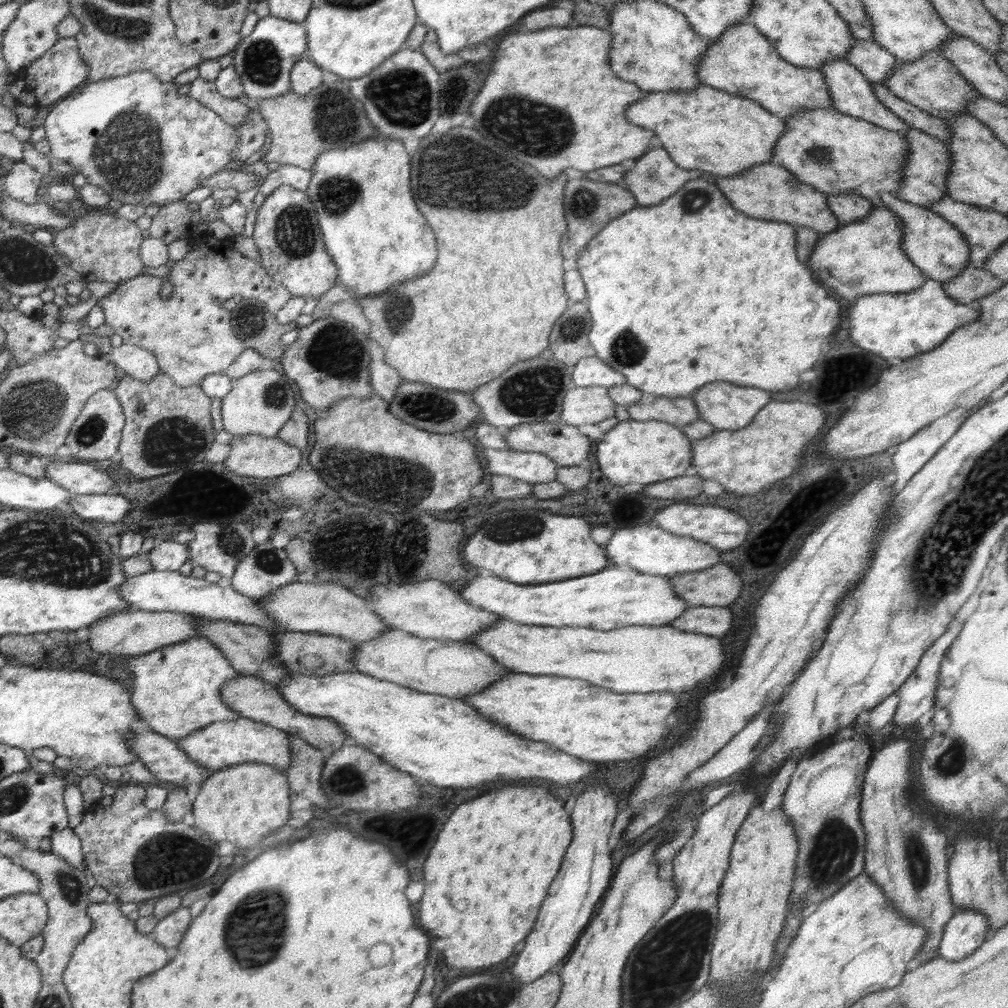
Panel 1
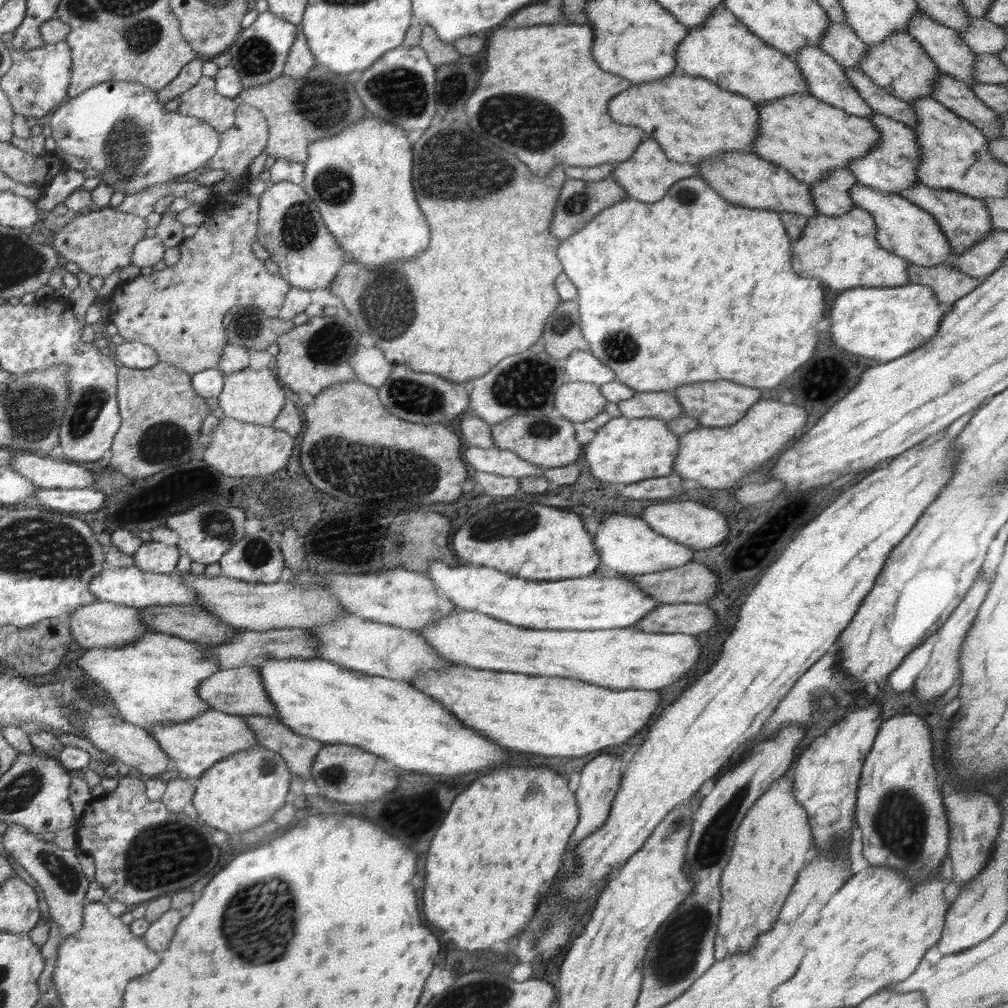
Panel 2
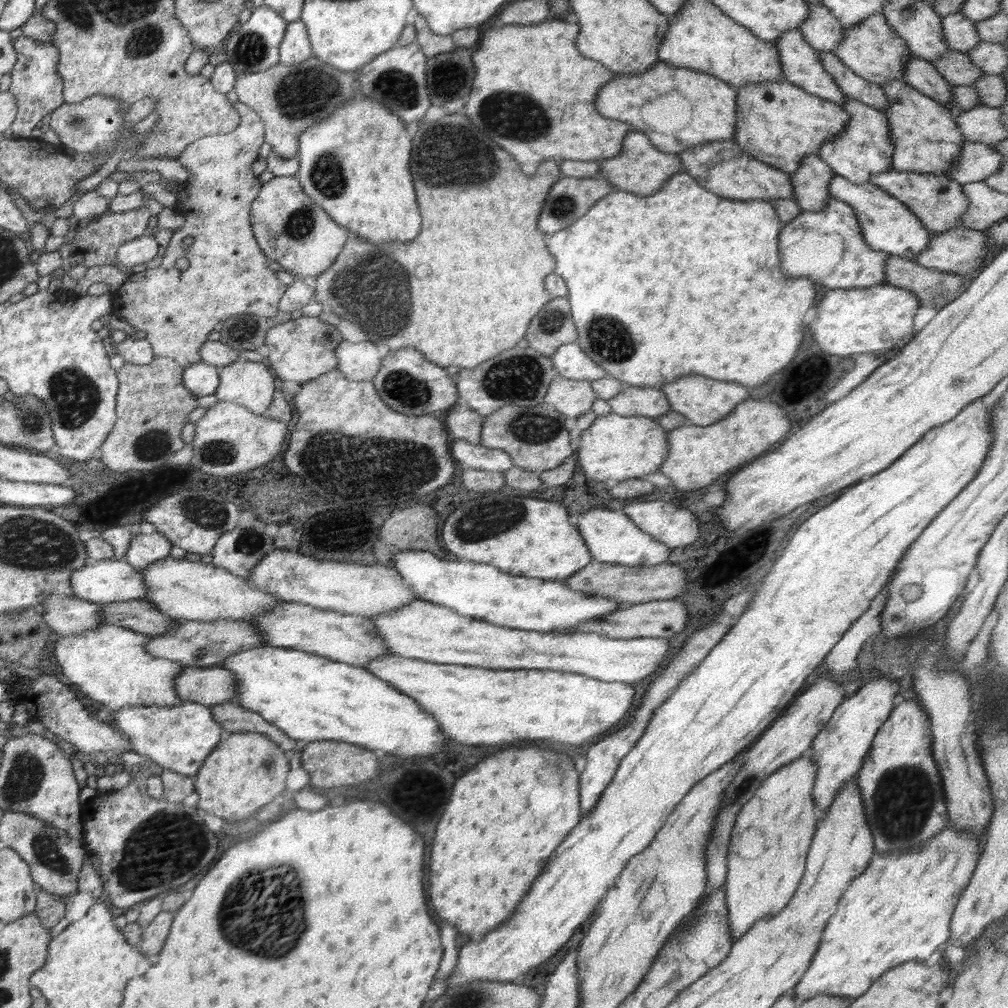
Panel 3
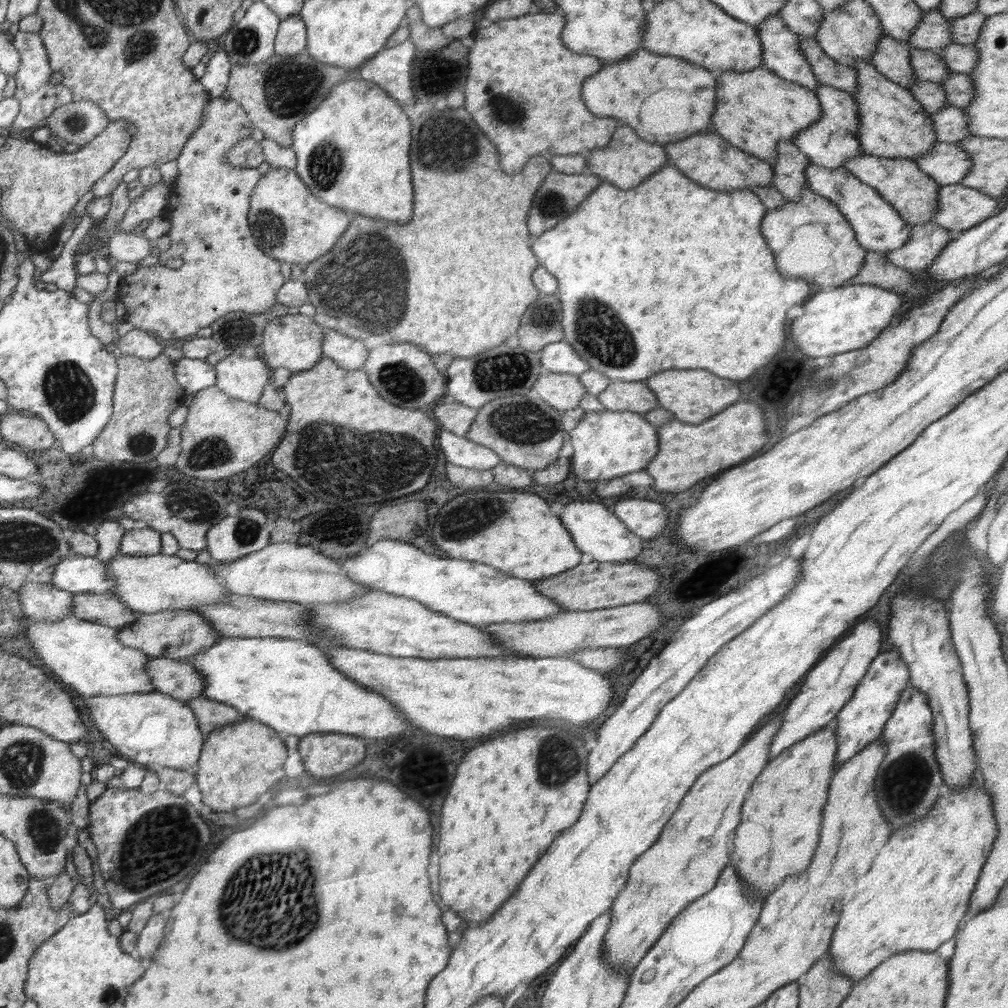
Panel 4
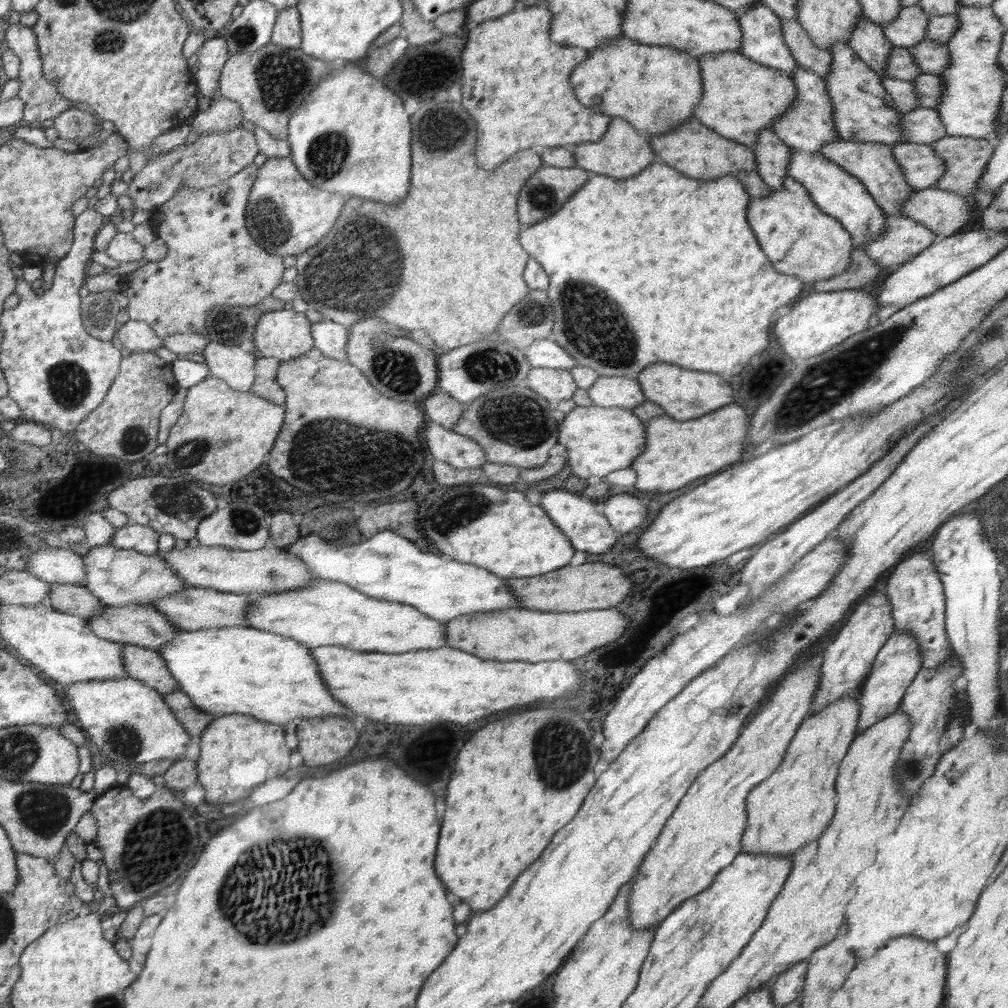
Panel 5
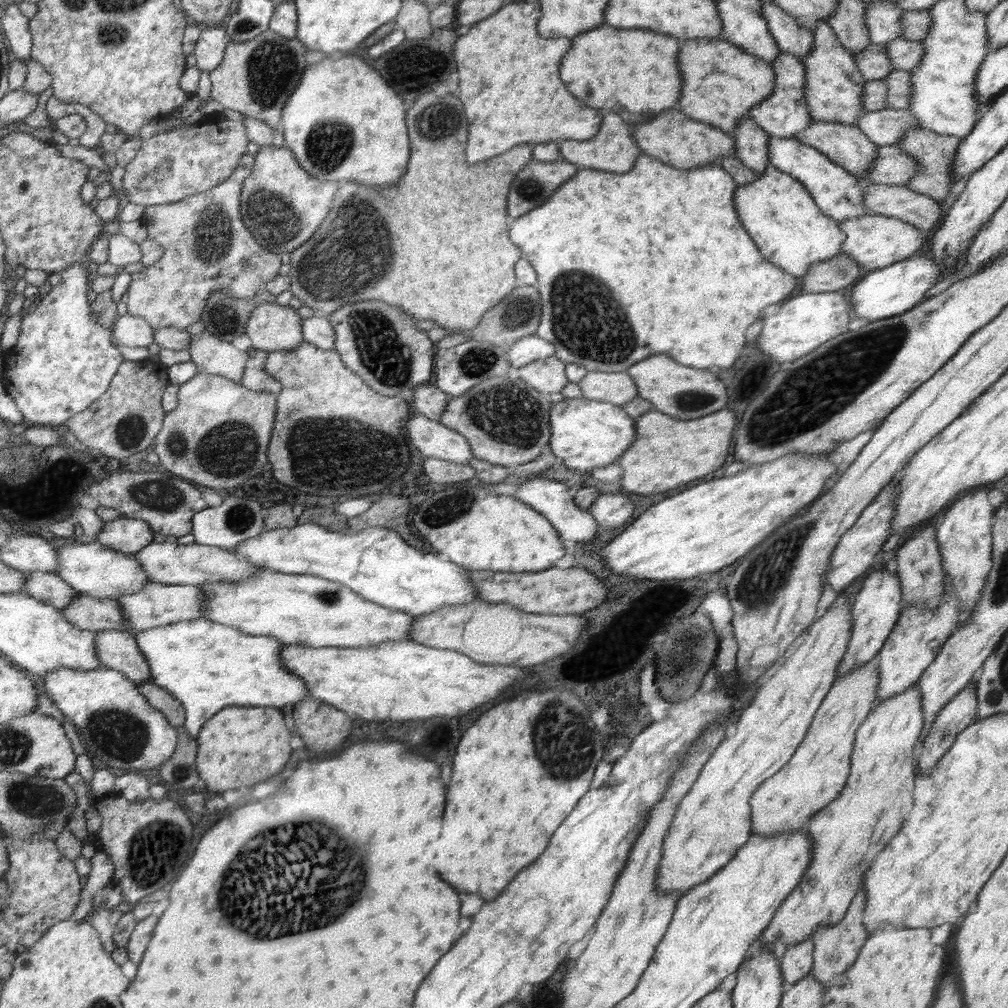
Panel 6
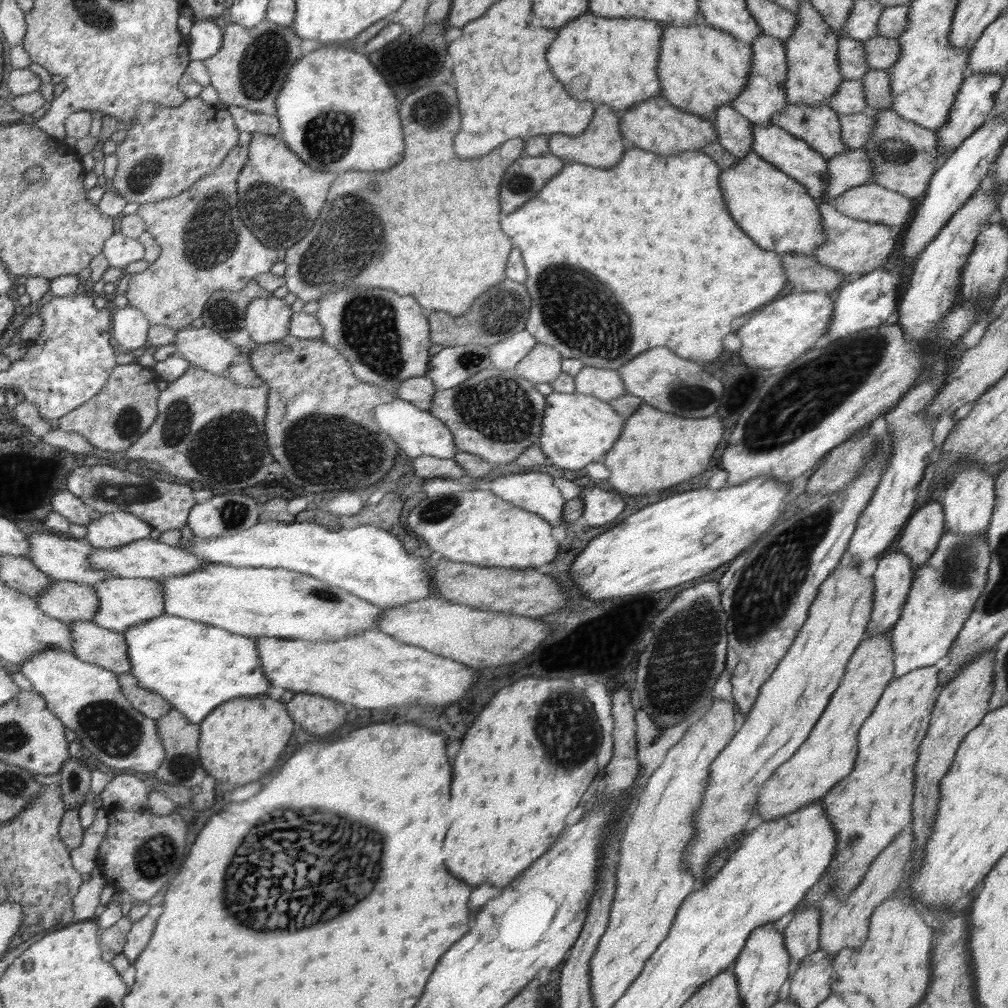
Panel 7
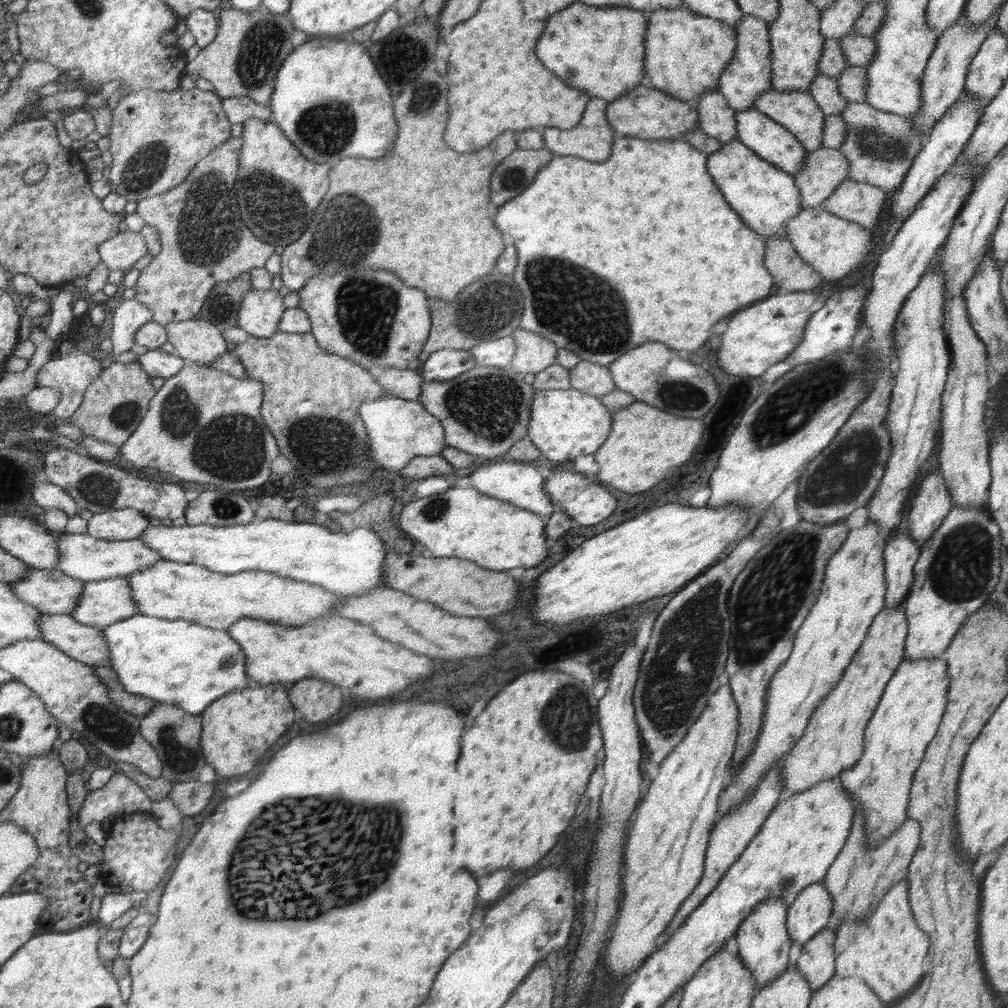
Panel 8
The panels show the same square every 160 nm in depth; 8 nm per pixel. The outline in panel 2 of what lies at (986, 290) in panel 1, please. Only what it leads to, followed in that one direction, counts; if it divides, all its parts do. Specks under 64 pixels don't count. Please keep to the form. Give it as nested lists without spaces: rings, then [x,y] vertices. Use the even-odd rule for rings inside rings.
[[[909,262],[907,270],[910,284],[929,286],[934,291],[937,301],[947,305],[952,305],[954,301],[972,292],[983,280],[982,277],[964,275],[962,270],[945,262],[933,267],[923,267]]]

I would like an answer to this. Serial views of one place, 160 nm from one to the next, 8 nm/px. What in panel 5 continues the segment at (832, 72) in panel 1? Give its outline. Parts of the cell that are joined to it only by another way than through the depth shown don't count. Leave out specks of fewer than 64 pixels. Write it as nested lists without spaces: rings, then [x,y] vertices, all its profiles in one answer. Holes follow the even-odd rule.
[[[756,2],[756,6],[748,10],[746,14],[739,15],[739,19],[743,28],[740,51],[746,58],[766,67],[784,71],[787,75],[798,68],[798,63],[785,45],[782,35],[782,20],[770,8],[763,6],[761,2]]]

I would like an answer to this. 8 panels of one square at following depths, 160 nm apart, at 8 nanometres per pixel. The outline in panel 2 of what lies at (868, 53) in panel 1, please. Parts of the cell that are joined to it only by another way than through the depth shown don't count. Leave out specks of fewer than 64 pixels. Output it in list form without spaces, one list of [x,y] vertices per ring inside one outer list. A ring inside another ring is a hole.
[[[833,22],[819,42],[819,49],[829,54],[836,63],[846,68],[860,68],[869,47],[851,27]]]

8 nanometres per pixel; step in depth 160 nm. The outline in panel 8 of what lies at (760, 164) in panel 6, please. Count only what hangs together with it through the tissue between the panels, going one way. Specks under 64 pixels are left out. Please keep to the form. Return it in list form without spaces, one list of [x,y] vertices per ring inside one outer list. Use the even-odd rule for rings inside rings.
[[[716,91],[706,92],[697,104],[701,131],[721,143],[730,142],[739,136],[737,111],[727,102],[724,95]]]

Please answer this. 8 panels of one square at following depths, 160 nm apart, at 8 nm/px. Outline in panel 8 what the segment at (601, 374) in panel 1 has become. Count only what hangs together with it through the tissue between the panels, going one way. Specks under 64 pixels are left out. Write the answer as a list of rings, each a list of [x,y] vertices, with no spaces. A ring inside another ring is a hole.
[[[506,332],[496,339],[481,342],[470,351],[478,359],[480,366],[500,368],[505,367],[514,360],[517,348],[515,338],[512,338],[510,333]]]

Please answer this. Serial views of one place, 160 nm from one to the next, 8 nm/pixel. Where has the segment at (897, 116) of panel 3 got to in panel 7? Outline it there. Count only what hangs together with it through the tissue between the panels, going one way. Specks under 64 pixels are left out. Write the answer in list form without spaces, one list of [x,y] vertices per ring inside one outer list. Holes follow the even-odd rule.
[[[800,2],[796,28],[783,42],[788,58],[787,79],[783,82],[788,104],[826,105],[844,81],[838,69],[837,36],[809,2]]]

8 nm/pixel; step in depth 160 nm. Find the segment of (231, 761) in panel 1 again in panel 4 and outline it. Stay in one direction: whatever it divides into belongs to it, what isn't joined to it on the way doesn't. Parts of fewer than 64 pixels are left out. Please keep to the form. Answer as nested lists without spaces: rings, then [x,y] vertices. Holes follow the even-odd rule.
[[[158,691],[83,699],[85,720],[120,756],[148,768],[190,769],[197,766],[207,735],[200,732],[193,710],[184,701]]]

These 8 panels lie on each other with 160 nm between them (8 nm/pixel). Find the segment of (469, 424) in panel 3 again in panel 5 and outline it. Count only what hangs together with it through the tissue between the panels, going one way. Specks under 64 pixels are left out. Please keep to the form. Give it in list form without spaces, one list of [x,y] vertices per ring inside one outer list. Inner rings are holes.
[[[442,391],[431,394],[431,397],[422,404],[432,422],[452,430],[459,421],[462,411],[467,407],[467,403],[460,402]]]

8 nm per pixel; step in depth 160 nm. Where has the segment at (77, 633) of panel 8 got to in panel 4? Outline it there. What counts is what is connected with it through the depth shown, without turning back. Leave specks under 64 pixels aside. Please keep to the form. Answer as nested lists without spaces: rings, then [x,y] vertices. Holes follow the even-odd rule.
[[[151,657],[147,666],[155,690],[172,695],[181,701],[194,700],[203,696],[203,676],[188,660]]]

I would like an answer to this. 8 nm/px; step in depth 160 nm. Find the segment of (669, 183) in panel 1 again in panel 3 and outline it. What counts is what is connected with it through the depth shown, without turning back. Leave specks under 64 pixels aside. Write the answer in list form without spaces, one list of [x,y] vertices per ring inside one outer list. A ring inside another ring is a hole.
[[[632,132],[624,139],[623,152],[611,159],[605,159],[599,168],[599,175],[607,179],[616,190],[648,196],[658,192],[668,178],[683,172],[680,162],[681,159],[678,160],[676,154],[656,150],[656,146],[652,146],[644,134]]]

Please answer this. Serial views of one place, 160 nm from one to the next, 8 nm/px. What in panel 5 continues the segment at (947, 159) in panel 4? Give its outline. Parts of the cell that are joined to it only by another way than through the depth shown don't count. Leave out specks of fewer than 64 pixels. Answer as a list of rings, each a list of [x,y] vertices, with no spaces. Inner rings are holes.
[[[904,142],[891,149],[893,158],[902,169],[906,184],[912,188],[932,187],[945,171],[944,161],[931,145]]]

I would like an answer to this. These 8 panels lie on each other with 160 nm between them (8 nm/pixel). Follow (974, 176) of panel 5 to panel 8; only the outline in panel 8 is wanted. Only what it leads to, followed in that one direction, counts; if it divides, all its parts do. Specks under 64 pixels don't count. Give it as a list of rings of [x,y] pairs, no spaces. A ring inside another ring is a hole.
[[[864,101],[848,103],[839,115],[845,122],[846,140],[838,149],[848,161],[848,178],[894,193],[902,184],[919,150],[926,144],[927,132],[920,133],[913,128],[908,117],[878,110]]]

